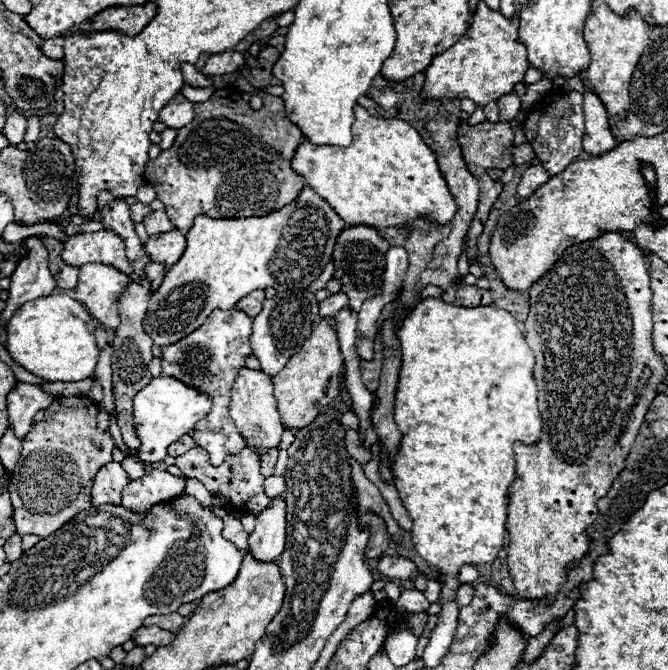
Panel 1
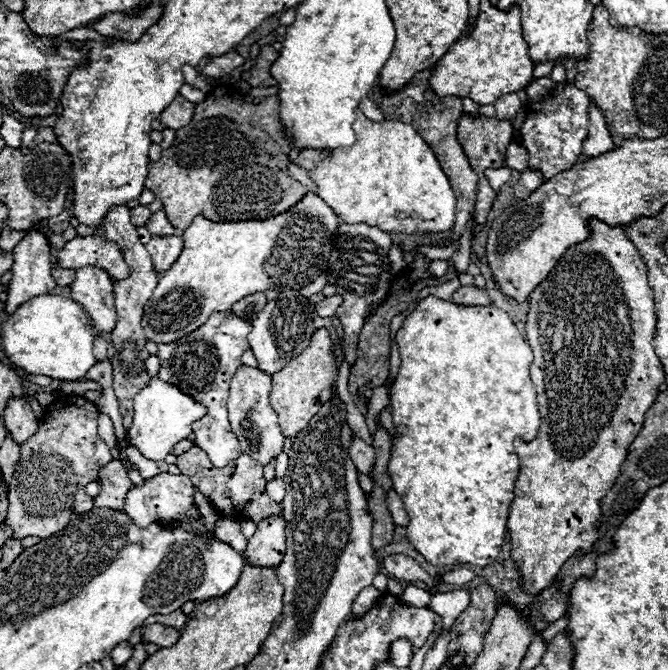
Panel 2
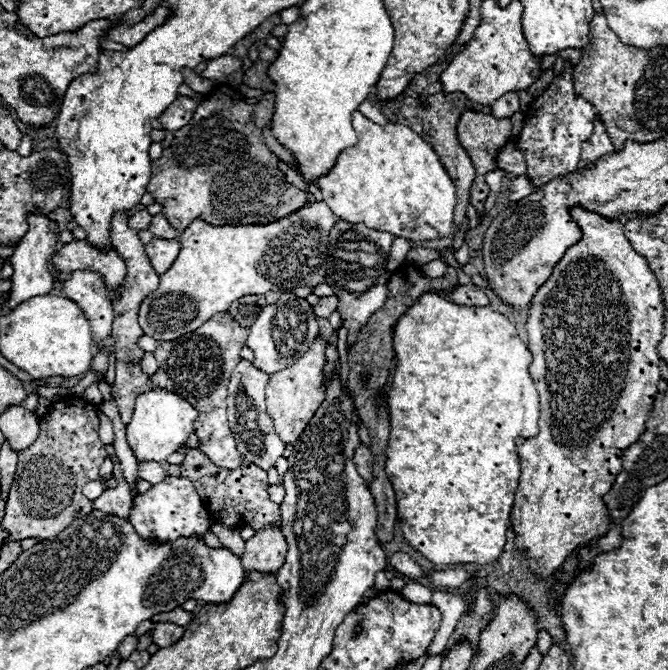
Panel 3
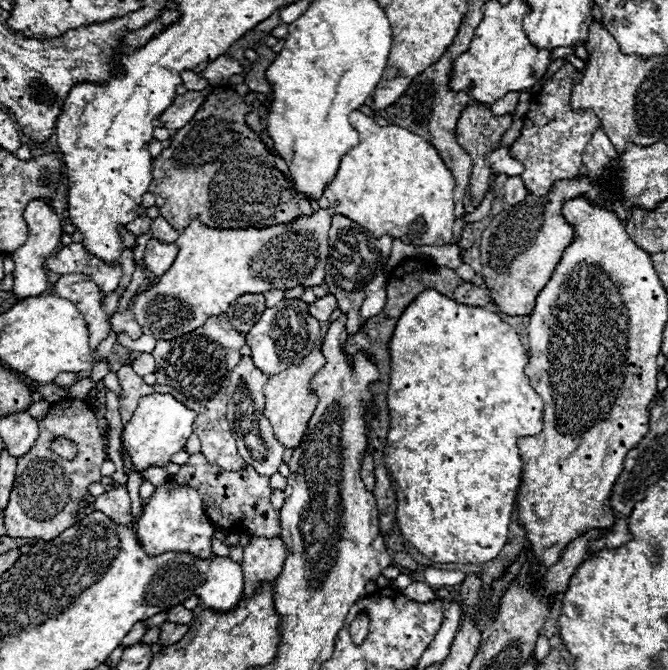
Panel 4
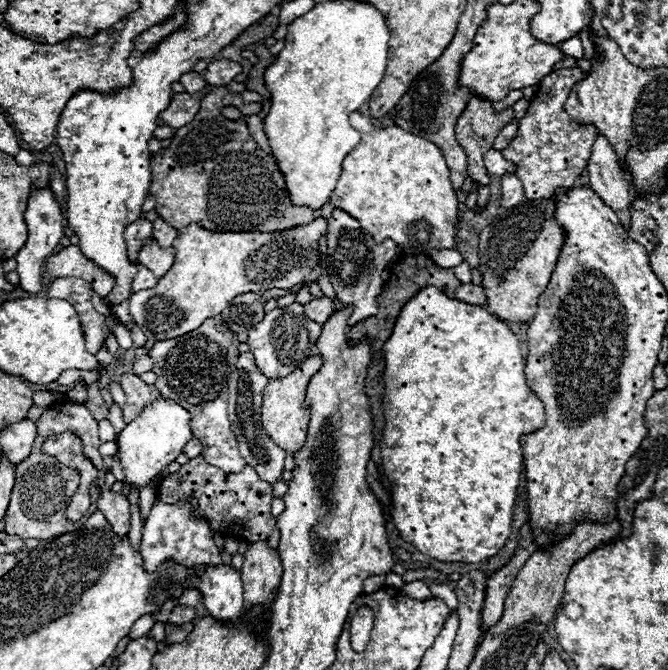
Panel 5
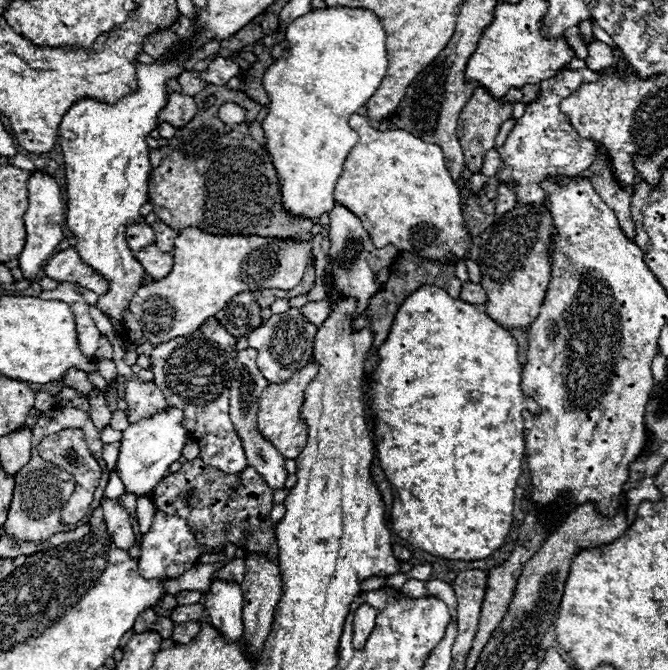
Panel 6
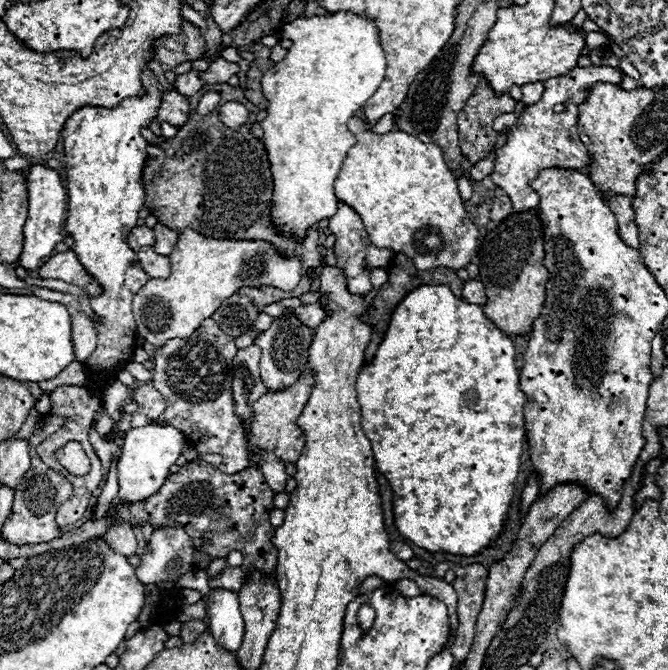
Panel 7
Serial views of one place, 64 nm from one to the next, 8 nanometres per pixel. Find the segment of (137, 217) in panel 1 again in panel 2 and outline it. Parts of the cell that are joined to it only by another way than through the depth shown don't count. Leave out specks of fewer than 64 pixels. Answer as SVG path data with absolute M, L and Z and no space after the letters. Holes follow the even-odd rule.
M136 206L136 208L132 208L132 224L134 226L144 226L146 222L148 222L148 216L150 216L152 212L148 210L148 206Z

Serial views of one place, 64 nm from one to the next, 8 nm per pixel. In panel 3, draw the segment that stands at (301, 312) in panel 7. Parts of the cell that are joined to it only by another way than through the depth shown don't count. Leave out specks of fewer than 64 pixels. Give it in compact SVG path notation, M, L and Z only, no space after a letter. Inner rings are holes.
M336 296L320 298L320 302L314 304L314 314L318 318L328 318L332 312L336 312L336 306L338 306L338 298Z

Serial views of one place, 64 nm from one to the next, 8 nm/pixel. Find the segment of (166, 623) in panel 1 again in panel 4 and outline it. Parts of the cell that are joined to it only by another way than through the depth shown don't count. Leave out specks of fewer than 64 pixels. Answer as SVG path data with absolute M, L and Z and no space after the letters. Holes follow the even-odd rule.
M182 604L174 606L172 610L168 610L168 620L174 622L174 624L190 624L192 618L194 618L194 612L186 610Z

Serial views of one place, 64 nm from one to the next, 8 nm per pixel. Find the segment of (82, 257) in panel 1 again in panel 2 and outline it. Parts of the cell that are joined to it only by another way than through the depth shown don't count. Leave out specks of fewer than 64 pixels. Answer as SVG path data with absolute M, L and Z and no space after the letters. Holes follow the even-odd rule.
M76 236L64 244L64 248L56 254L58 264L64 268L82 268L82 266L102 266L108 270L114 280L126 278L130 268L124 262L124 256L116 242L106 236Z

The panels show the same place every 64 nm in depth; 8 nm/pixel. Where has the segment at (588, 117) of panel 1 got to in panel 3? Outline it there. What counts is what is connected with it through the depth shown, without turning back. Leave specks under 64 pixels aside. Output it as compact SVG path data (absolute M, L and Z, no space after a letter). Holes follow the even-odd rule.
M596 116L596 120L594 120L594 132L582 144L582 160L588 162L588 164L594 164L598 158L602 158L602 156L606 156L606 154L610 154L614 150L616 148L612 144L612 140L610 140L610 136L608 136L602 120Z

